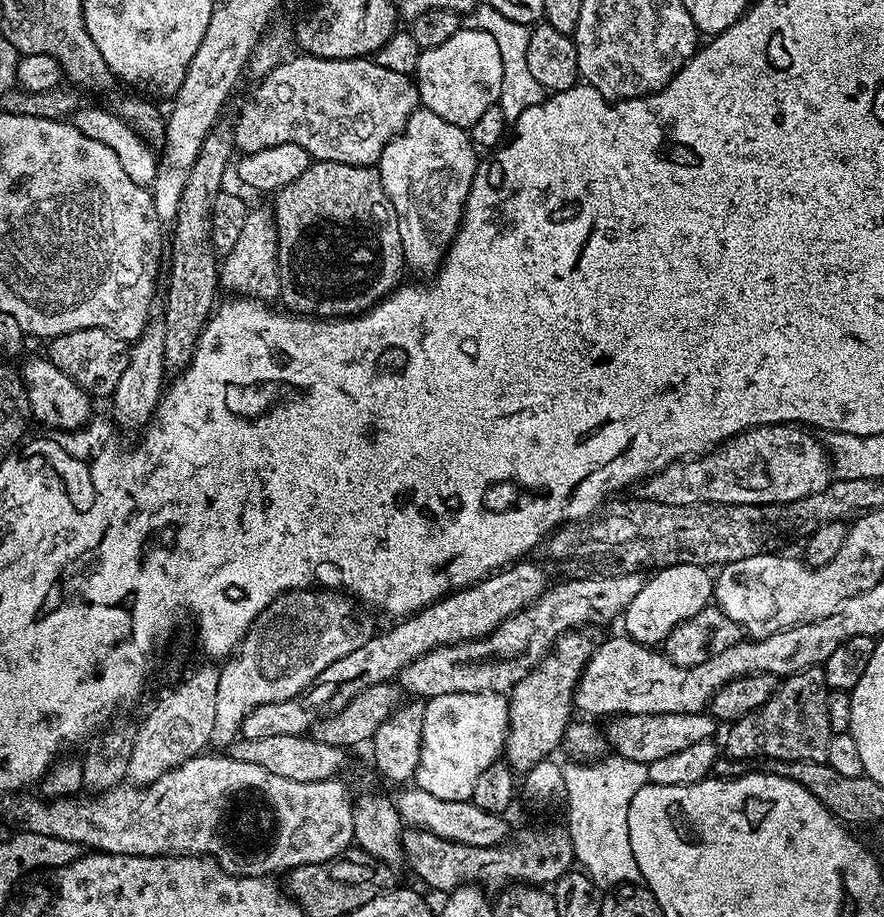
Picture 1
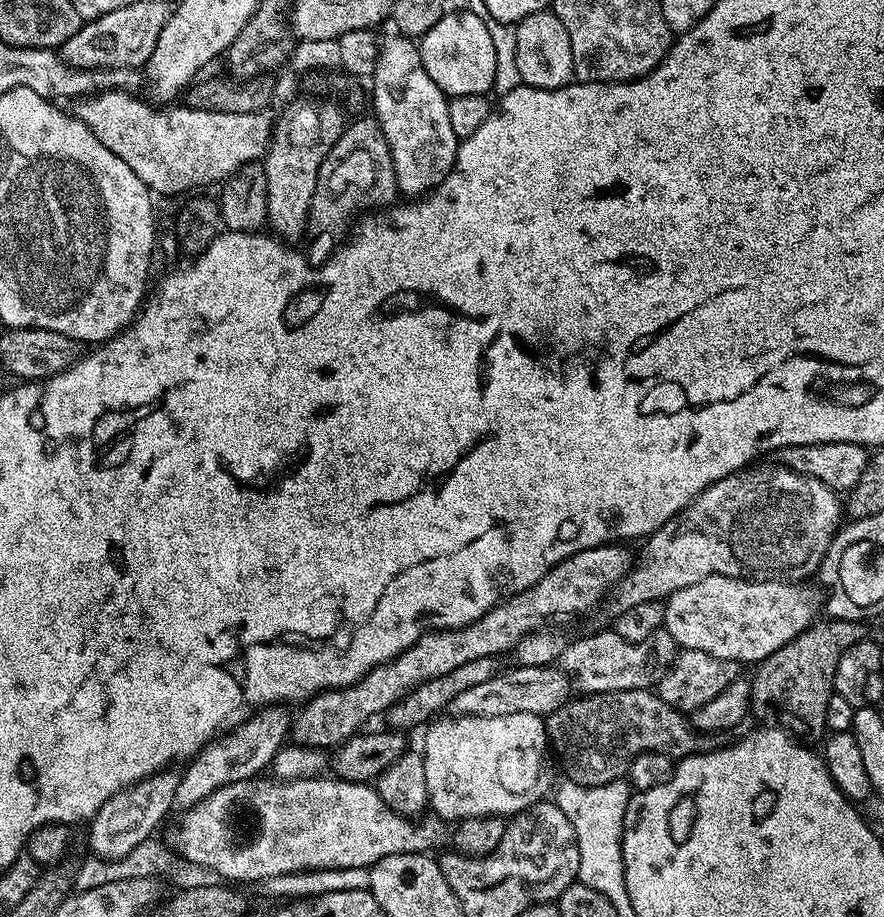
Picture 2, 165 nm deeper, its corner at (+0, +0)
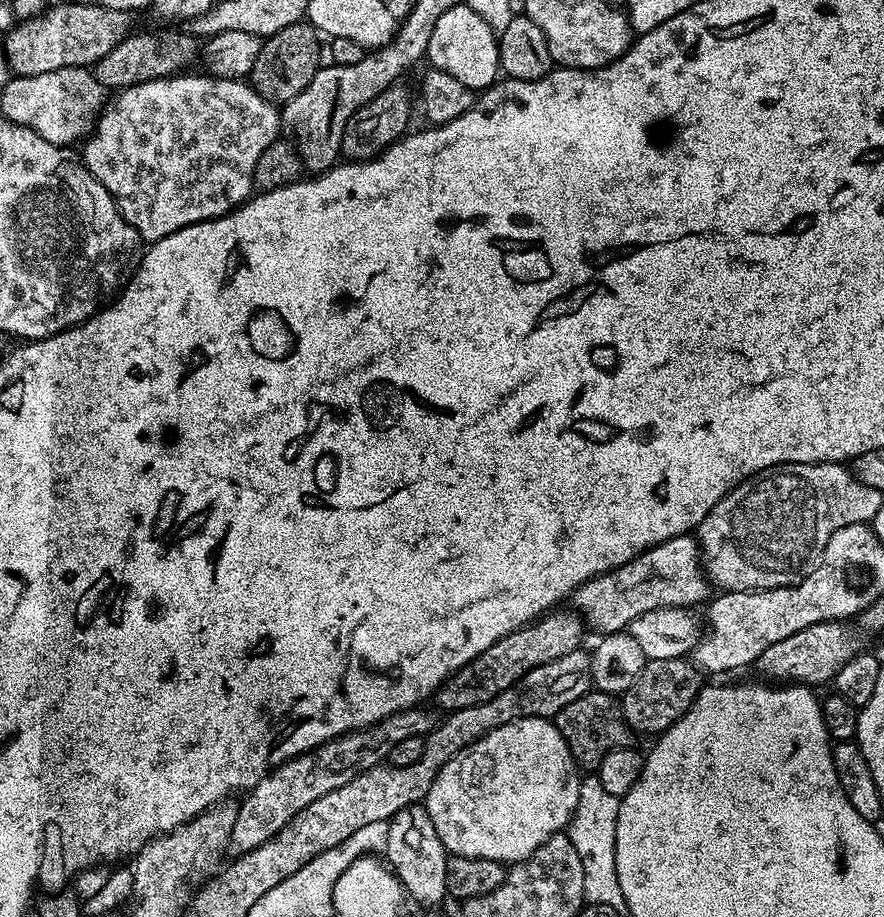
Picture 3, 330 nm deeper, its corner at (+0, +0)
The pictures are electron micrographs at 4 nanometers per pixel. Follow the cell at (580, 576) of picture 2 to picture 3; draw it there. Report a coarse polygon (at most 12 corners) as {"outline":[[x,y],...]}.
{"outline":[[695,535],[587,580],[570,604],[591,631],[695,609],[710,581]]}

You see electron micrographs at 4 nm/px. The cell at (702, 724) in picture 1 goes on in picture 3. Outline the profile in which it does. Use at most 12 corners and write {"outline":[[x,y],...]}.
{"outline":[[848,620],[806,626],[766,646],[768,682],[831,685],[865,633]]}

